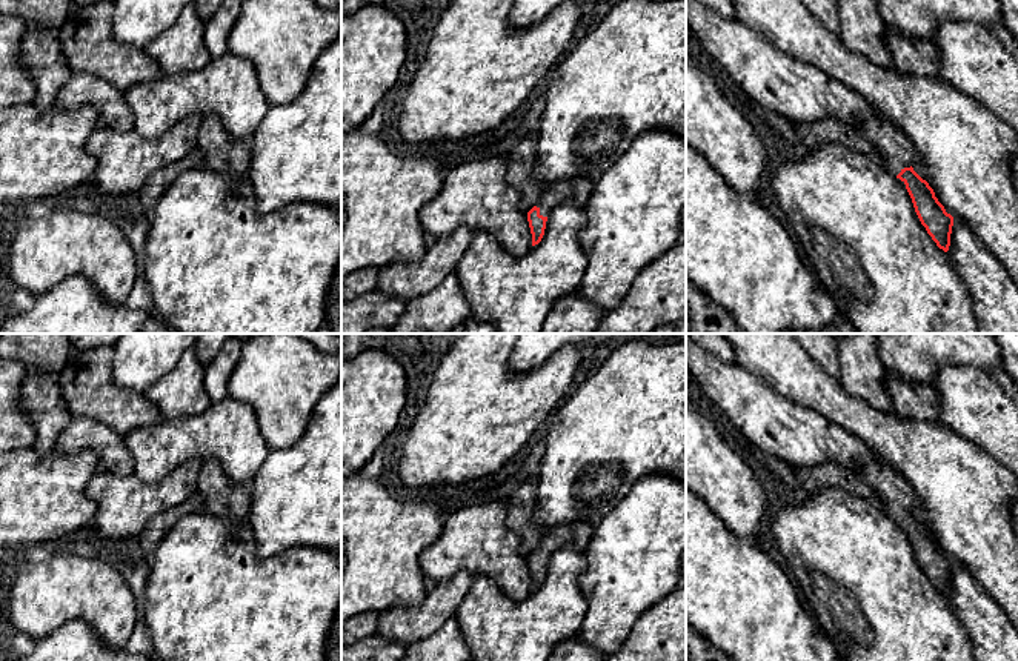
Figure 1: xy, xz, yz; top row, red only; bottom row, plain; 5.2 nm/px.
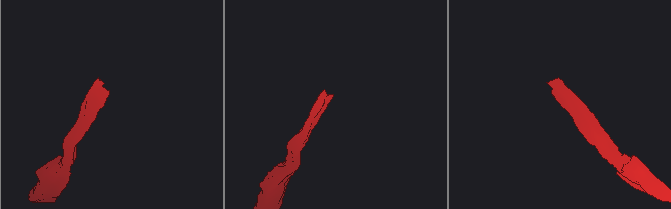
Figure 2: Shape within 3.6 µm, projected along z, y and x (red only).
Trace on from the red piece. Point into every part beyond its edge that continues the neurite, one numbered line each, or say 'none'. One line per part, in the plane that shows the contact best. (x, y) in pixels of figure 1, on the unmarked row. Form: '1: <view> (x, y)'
1: yz (897, 495)

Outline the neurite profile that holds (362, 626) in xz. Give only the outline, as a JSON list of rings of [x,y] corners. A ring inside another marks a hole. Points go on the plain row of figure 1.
[[[374,612],[349,618],[341,626],[341,650],[352,643],[375,635],[378,627],[378,618],[380,615]]]

